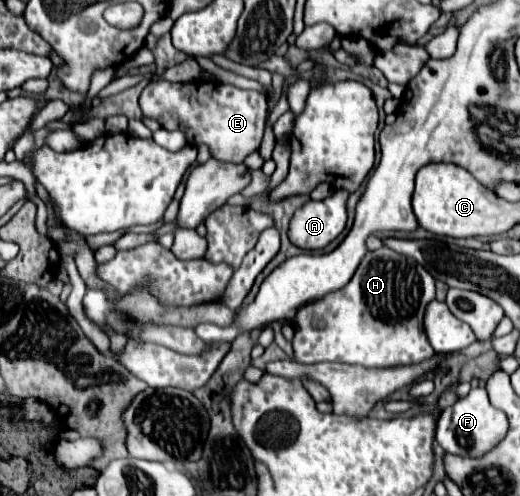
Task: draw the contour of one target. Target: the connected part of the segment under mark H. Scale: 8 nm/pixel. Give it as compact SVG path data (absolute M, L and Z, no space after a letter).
M385 246L367 252L347 286L297 312L293 336L295 360L303 364L347 362L363 368L395 368L429 360L435 350L425 336L423 316L433 298L435 278L419 262Z

